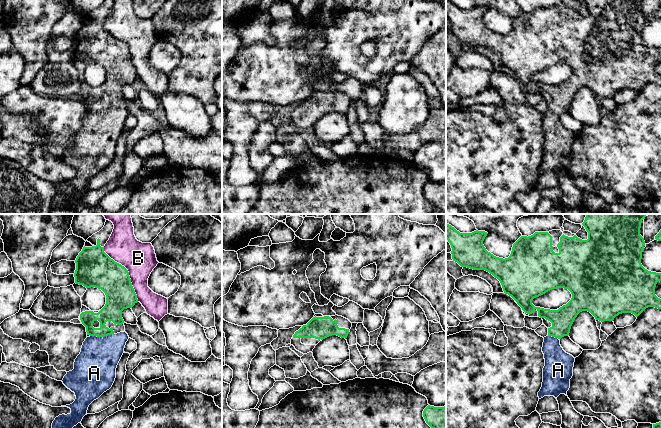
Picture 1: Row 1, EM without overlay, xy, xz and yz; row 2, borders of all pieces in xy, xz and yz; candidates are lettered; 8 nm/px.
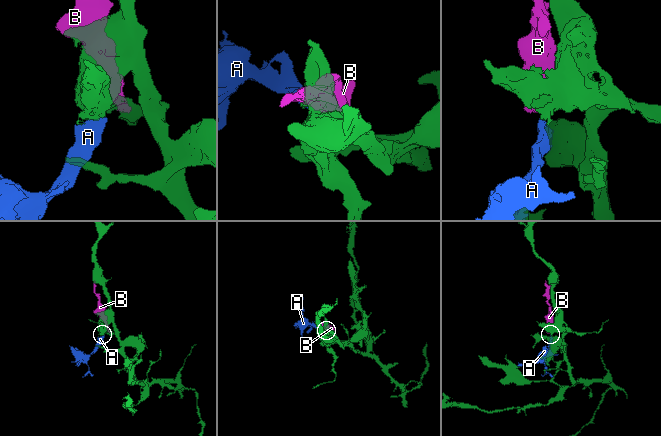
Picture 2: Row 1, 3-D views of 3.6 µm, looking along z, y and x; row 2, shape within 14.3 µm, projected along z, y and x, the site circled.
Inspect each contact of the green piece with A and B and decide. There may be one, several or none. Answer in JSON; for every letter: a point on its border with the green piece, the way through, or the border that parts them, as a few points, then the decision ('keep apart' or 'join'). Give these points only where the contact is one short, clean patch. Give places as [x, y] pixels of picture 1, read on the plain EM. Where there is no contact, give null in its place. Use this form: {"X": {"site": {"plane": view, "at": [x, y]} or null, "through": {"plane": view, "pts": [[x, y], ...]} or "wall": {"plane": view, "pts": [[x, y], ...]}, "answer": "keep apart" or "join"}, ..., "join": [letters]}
{"A": {"site": {"plane": "xy", "at": [101, 112]}, "through": {"plane": "xy", "pts": [[112, 87], [102, 97], [101, 112], [101, 128], [95, 142]]}, "answer": "join"}, "B": {"site": {"plane": "xy", "at": [128, 48]}, "answer": "keep apart"}, "join": ["A"]}

